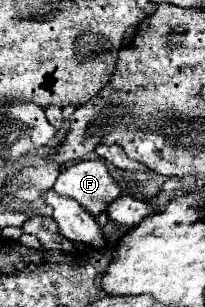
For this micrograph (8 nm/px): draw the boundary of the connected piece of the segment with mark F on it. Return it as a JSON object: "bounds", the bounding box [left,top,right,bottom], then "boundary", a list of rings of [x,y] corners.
{"bounds":[54,159,122,217],"boundary":[[[100,159],[80,161],[64,169],[54,183],[54,191],[62,197],[74,199],[92,217],[104,213],[108,203],[122,195]]]}

